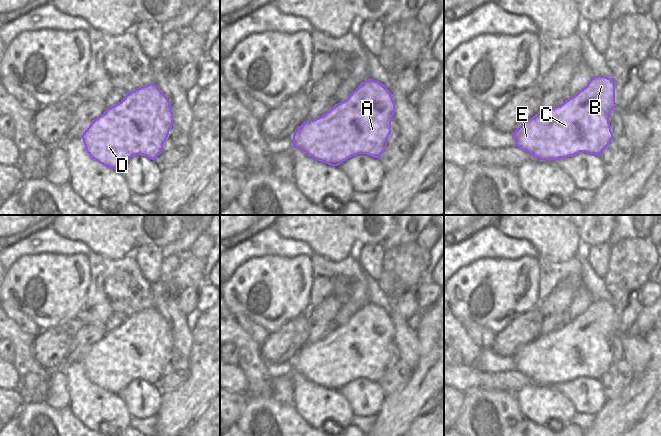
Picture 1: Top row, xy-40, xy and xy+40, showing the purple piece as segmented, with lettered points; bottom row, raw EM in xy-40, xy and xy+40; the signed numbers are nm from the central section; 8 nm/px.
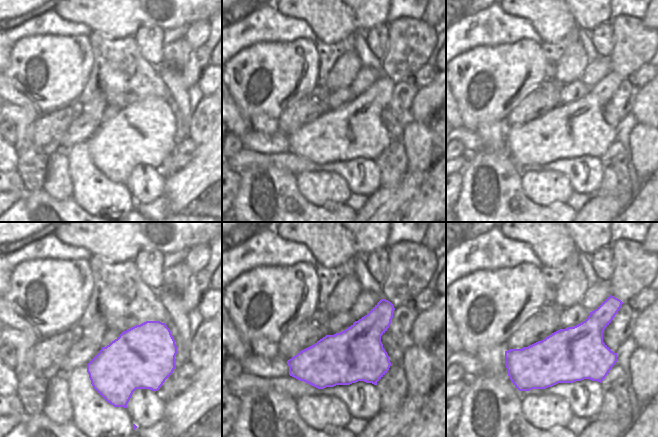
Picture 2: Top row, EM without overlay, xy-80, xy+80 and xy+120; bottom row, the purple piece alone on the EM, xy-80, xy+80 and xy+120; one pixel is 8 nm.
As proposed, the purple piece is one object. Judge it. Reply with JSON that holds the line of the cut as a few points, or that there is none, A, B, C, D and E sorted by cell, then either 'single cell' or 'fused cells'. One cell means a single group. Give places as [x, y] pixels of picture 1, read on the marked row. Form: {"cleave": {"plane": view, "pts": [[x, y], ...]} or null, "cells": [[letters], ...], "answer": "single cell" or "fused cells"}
{"cleave": null, "cells": [["A", "B", "C", "D", "E"]], "answer": "single cell"}

